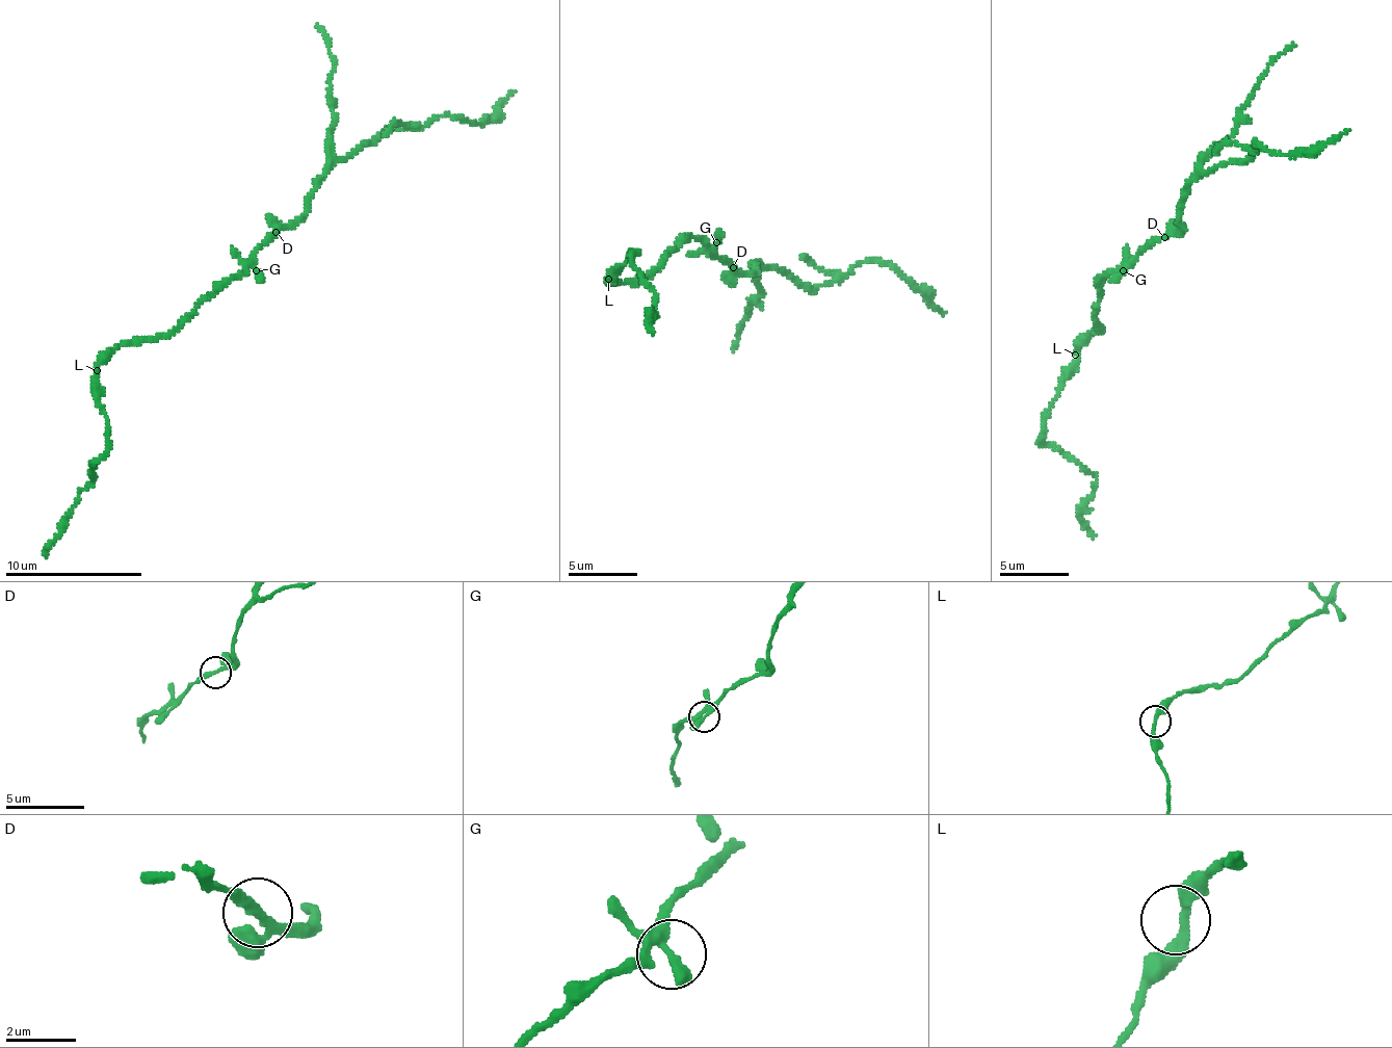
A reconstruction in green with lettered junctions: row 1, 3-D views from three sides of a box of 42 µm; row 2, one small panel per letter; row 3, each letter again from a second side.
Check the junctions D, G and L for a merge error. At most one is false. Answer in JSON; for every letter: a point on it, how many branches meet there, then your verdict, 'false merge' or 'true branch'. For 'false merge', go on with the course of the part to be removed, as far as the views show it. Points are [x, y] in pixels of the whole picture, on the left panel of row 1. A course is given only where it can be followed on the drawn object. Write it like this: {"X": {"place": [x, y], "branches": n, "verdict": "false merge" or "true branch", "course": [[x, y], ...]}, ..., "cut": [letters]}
{"D": {"place": [276, 232], "branches": 3, "verdict": "false merge", "course": [[276, 233], [305, 211], [305, 198], [326, 173], [379, 137], [448, 115], [493, 122], [502, 99], [516, 92]]}, "G": {"place": [256, 270], "branches": 3, "verdict": "true branch"}, "L": {"place": [97, 370], "branches": 2, "verdict": "true branch"}, "cut": ["D"]}

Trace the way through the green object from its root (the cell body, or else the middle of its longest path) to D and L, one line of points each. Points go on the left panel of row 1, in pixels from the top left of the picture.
D: (245, 274), (258, 249), (272, 240), (276, 233)
L: (245, 274), (225, 279), (183, 321), (164, 334), (112, 348), (97, 370)

